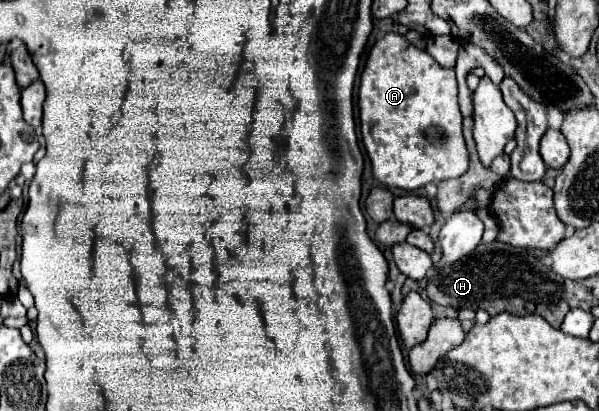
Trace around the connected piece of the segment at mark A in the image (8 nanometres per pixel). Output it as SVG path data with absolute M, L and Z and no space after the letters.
M385 33L375 41L367 55L359 85L359 121L365 151L373 165L373 175L379 183L405 191L419 189L427 183L459 177L469 167L469 153L461 135L461 111L457 103L457 81L453 69L441 69L427 53L411 45L399 33Z

